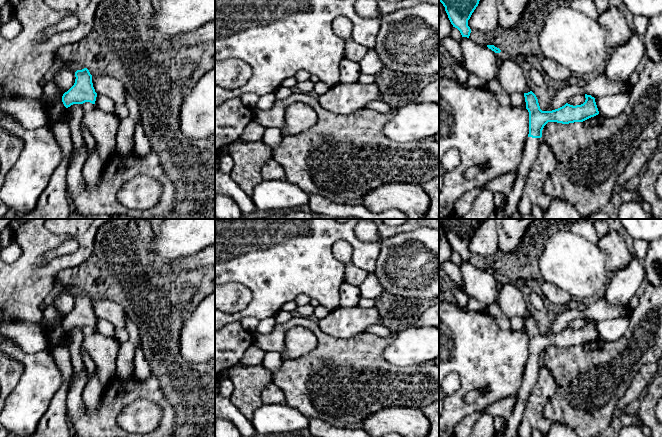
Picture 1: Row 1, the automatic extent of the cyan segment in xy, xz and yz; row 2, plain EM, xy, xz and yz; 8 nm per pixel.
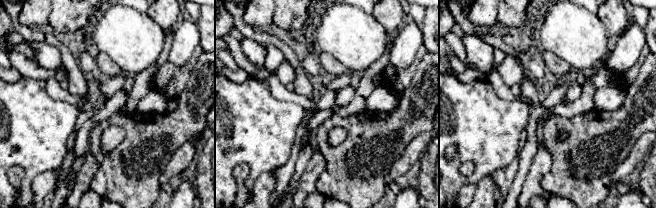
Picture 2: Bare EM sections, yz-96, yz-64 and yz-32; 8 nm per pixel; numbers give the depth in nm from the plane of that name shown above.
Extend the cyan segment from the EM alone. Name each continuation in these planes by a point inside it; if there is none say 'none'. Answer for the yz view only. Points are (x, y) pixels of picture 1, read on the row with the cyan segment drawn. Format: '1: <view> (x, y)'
1: yz (531, 150)

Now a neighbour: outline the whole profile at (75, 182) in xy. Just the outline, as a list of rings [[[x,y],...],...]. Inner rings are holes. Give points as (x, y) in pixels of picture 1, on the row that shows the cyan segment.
[[[84,143],[76,156],[71,159],[66,173],[66,192],[67,196],[72,200],[83,190],[85,186],[82,170],[87,158],[88,148],[86,143]]]

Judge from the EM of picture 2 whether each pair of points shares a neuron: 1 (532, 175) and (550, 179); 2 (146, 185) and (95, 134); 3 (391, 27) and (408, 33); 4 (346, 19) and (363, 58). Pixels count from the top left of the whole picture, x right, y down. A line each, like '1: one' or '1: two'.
1: two
2: one
3: two
4: one

